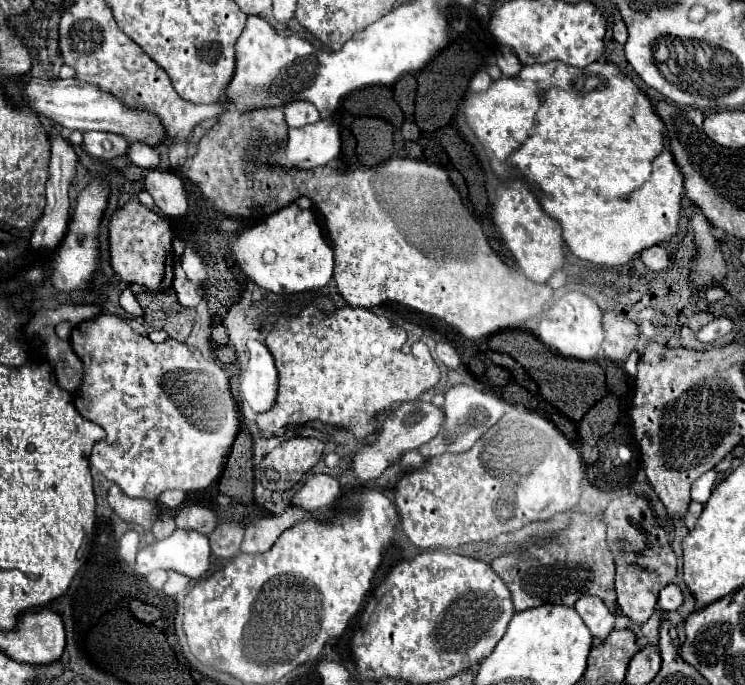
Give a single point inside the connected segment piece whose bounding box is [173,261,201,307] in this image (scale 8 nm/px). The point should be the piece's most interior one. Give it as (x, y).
(189, 294)

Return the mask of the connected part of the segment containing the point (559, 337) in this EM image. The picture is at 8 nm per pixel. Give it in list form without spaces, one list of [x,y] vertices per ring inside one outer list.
[[[579,291],[565,293],[541,317],[537,337],[549,349],[557,351],[559,355],[565,355],[565,357],[571,357],[571,359],[577,359],[577,361],[599,361],[599,357],[603,355],[603,339],[605,339],[603,311],[599,309],[599,305],[591,297],[587,297]]]

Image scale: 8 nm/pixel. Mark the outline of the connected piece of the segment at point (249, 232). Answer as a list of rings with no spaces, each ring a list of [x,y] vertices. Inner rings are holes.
[[[291,203],[277,213],[271,213],[255,227],[241,231],[233,243],[233,253],[241,271],[271,293],[285,295],[313,291],[325,287],[333,277],[334,253],[322,232],[311,211]]]

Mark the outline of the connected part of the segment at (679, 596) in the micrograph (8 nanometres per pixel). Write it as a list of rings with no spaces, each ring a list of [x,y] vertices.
[[[671,583],[671,585],[667,585],[667,587],[659,593],[659,603],[657,603],[657,607],[669,613],[669,611],[675,611],[681,603],[683,603],[683,593],[681,593],[681,589],[677,587],[677,583]]]

